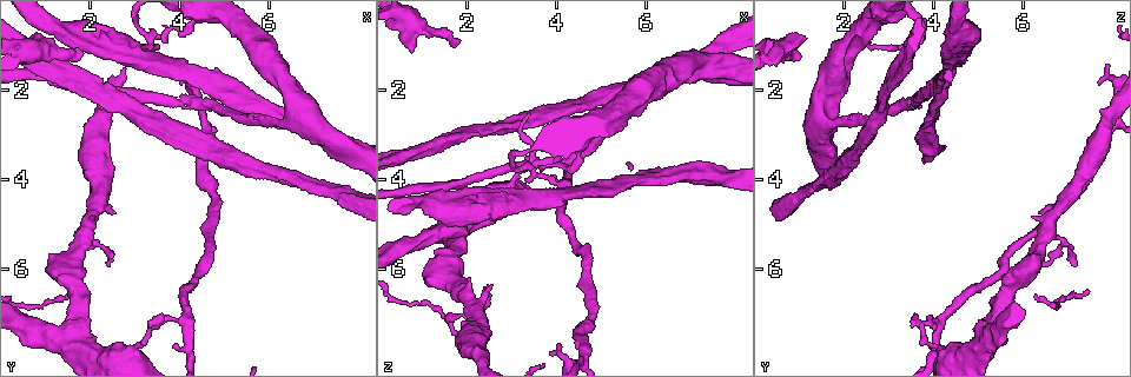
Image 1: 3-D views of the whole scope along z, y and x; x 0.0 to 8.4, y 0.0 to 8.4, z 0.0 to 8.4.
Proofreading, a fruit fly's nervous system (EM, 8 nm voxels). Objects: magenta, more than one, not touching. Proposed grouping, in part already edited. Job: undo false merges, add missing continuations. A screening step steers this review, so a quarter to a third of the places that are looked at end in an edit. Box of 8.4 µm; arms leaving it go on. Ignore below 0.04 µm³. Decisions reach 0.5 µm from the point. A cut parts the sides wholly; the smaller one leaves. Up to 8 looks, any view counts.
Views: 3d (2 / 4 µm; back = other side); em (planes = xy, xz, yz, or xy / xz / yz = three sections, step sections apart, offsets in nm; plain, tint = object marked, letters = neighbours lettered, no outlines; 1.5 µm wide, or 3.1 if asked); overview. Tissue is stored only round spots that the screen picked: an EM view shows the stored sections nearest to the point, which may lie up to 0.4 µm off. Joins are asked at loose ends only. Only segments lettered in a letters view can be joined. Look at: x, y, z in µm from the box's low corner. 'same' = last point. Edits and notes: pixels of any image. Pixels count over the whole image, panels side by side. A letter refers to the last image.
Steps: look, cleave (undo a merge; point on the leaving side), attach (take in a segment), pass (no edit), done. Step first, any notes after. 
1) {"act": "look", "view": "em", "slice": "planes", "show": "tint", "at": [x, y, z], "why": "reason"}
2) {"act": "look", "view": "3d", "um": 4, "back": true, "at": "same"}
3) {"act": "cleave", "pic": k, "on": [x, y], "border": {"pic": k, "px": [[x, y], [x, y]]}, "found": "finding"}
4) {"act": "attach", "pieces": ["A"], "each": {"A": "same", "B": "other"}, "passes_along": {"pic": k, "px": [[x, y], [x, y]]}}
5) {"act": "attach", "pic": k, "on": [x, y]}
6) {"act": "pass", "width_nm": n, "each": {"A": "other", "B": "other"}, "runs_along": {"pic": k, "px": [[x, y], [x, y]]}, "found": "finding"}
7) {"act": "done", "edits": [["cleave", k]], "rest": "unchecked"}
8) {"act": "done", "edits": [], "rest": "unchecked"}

{"act": "look", "view": "em", "slice": "planes", "show": "plain", "at": [3.15, 1.15, 4.45], "why": "calibre changes"}

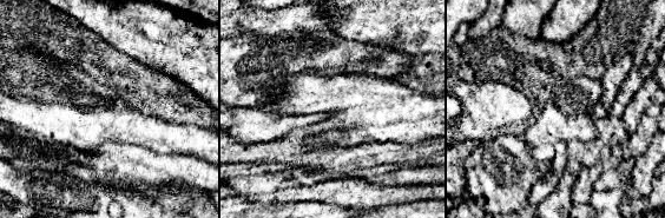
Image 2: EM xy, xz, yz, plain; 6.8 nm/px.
{"act": "look", "view": "em", "slice": "planes", "show": "letters", "at": "same", "why": "what lies round it"}

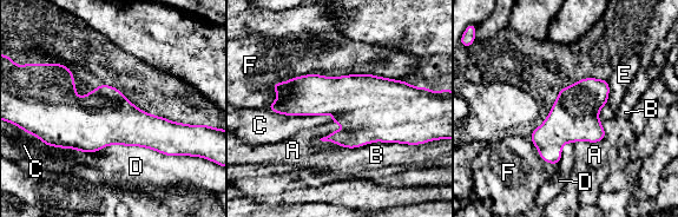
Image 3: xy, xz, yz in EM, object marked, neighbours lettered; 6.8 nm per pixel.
{"act": "pass", "each": {"A": "other", "B": "other", "C": "other", "D": "other", "E": "other", "F": "other"}, "found": "all the same neuron"}

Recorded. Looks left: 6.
{"act": "look", "view": "em", "slice": "planes", "show": "letters", "at": [1.80, 1.15, 0.90], "why": "branch stops here"}

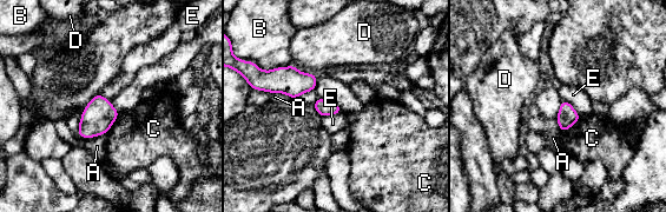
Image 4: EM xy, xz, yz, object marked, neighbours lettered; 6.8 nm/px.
{"act": "pass", "each": {"A": "other", "B": "other", "C": "other", "D": "other", "E": "other"}, "border": {"pic": 4, "px": [[562, 98], [581, 117]]}, "found": "no lettered segment goes on from it"}

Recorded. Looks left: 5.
{"act": "look", "view": "em", "slice": "planes", "show": "tint", "at": [3.15, 7.55, 3.80], "why": "calibre changes"}

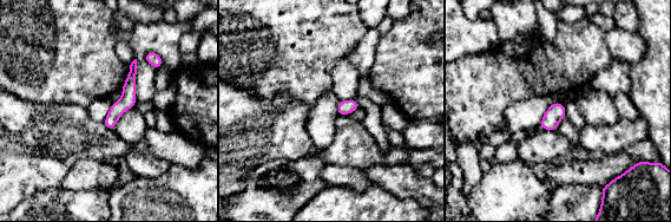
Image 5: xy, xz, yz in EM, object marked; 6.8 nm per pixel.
{"act": "look", "view": "em", "slice": "planes", "show": "letters", "at": "same", "why": "see the neighbours"}

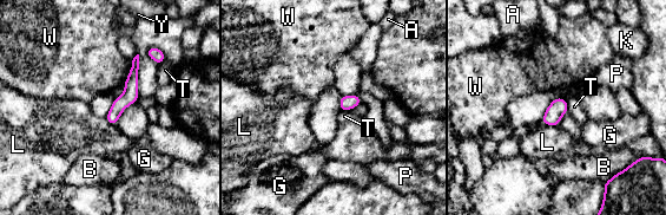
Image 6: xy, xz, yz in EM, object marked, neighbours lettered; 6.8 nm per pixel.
{"act": "pass", "each": {"A": "other", "B": "other", "G": "other", "K": "other", "L": "other", "P": "other", "T": "other", "W": "other", "Y": "other"}, "runs_along": {"pic": 6, "px": [[136, 60], [131, 93], [112, 121]]}, "found": "continuous, no second neuron"}

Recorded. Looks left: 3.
{"act": "done", "edits": [], "rest": "unchecked"}

